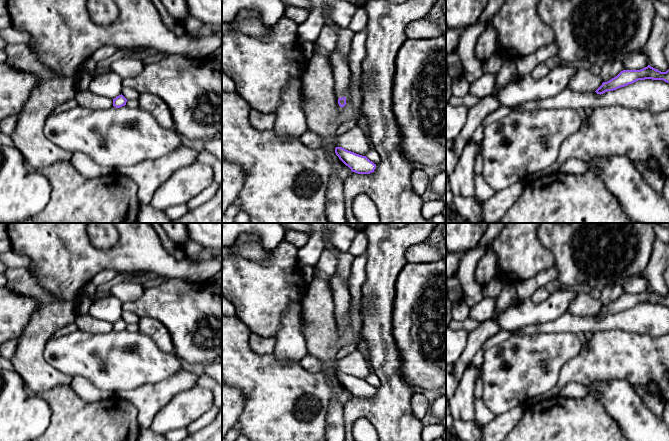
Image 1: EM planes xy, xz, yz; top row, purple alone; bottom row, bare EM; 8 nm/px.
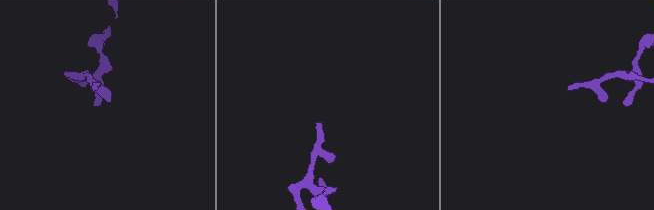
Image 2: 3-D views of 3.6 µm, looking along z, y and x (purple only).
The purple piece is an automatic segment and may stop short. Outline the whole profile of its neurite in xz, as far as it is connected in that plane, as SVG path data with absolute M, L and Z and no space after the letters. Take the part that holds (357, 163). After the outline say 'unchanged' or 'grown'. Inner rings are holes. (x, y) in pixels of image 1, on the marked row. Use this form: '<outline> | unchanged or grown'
M336 147L335 153L352 172L358 174L370 174L374 172L376 168L376 164L370 161L366 156L356 154L342 147Z | unchanged

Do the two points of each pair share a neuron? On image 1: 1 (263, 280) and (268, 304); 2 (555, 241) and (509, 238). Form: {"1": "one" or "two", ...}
{"1": "one", "2": "two"}

